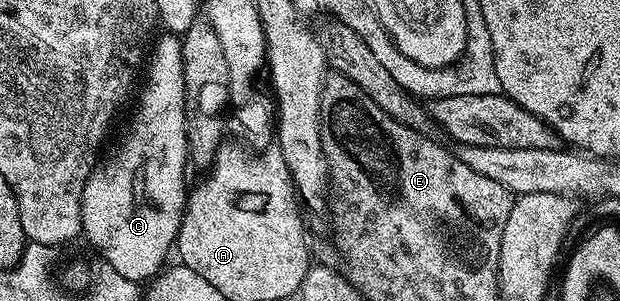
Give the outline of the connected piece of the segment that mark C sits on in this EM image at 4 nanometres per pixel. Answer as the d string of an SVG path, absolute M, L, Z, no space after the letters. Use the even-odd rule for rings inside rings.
M168 32L162 35L152 43L147 58L149 79L141 95L140 90L136 95L137 111L117 151L105 163L102 161L89 170L81 201L83 238L105 257L106 267L138 284L144 283L144 278L153 280L162 273L165 257L174 249L187 201L187 93L182 39Z

